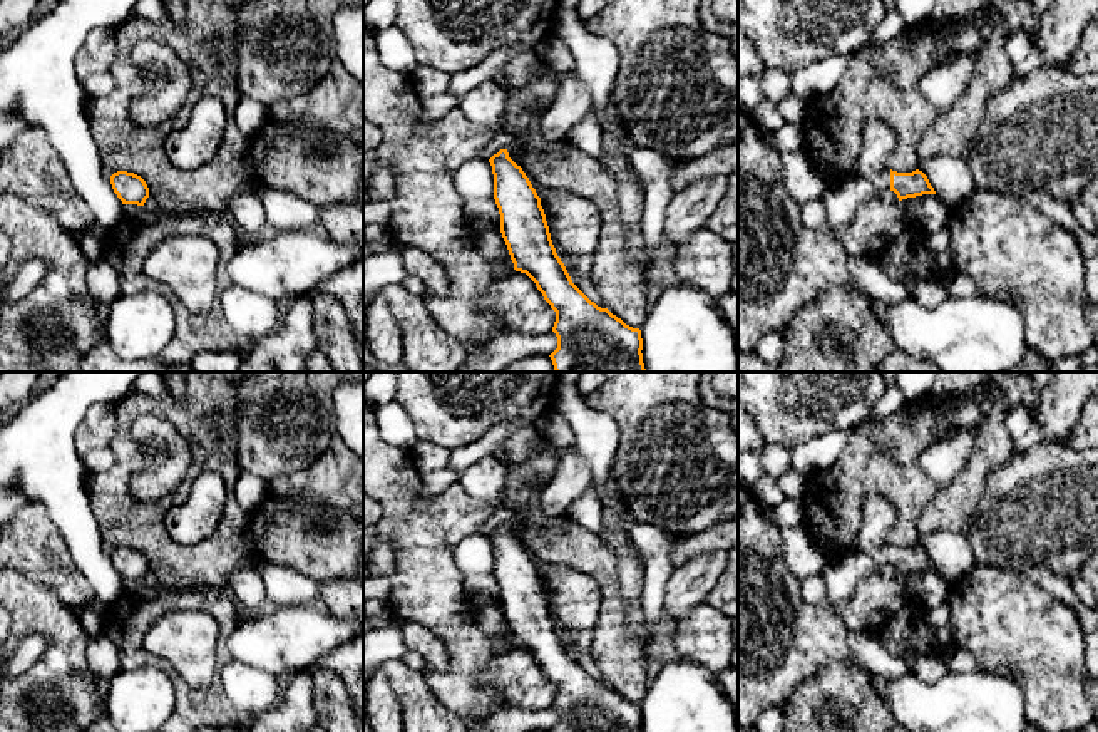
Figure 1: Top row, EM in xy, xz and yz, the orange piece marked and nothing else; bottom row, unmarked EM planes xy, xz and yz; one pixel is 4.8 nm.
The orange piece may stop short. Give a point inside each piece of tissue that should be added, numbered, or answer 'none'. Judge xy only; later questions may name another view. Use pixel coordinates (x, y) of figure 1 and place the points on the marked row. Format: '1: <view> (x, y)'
none

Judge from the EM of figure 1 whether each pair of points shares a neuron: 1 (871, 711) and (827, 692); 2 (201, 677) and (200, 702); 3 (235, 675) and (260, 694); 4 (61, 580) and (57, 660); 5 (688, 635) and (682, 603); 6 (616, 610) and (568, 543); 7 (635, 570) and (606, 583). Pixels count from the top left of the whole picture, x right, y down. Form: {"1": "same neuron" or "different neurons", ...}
{"1": "same neuron", "2": "different neurons", "3": "same neuron", "4": "different neurons", "5": "different neurons", "6": "same neuron", "7": "different neurons"}

